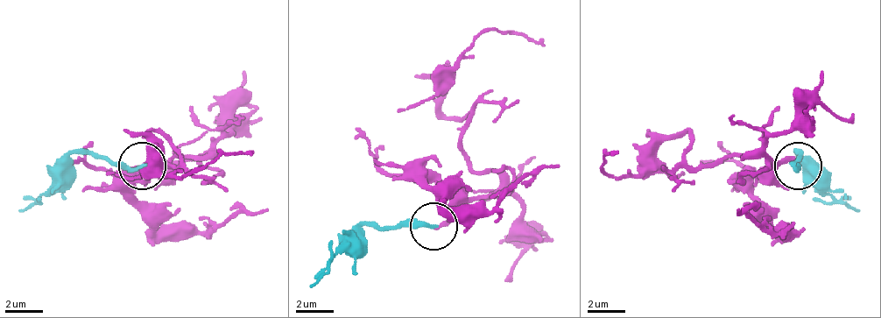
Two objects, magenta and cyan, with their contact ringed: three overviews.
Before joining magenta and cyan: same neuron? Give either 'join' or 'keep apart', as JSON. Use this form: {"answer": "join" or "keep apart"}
{"answer": "join"}

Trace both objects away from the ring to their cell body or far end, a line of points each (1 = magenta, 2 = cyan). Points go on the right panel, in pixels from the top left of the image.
1: (797, 164), (754, 154), (730, 154), (693, 164), (683, 130), (650, 159), (616, 179), (602, 169), (616, 150)
2: (797, 164), (797, 154), (825, 193), (858, 211)

